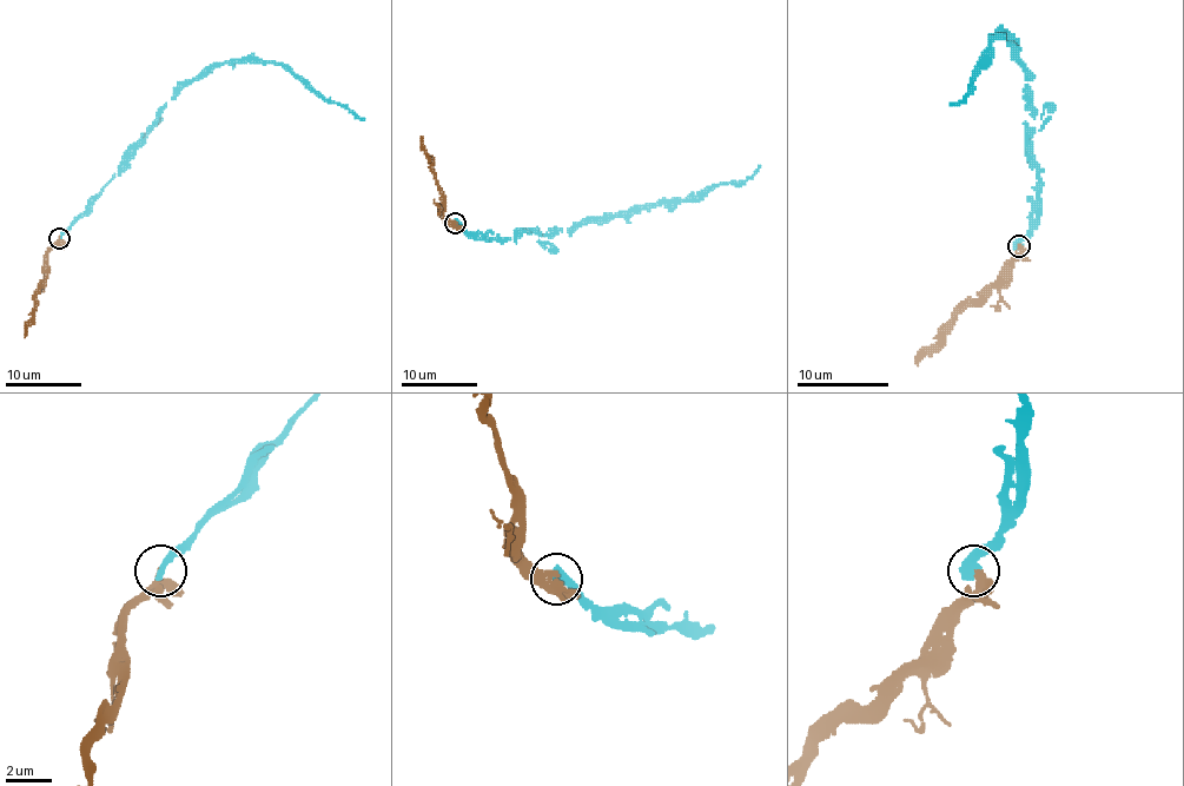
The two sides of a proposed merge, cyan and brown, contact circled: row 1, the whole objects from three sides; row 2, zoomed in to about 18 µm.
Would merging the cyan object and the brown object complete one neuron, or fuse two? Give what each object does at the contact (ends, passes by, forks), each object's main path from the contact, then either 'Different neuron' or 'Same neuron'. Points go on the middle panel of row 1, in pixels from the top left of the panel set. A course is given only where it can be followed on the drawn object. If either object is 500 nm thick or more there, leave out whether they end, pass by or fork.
At the ring cyan ends. At the ring brown ends. Course of cyan: (455, 223), (502, 239), (533, 230), (542, 243), (562, 228), (745, 183), (760, 165). Course of brown: (455, 223), (443, 215), (443, 192), (421, 138). Same neuron

